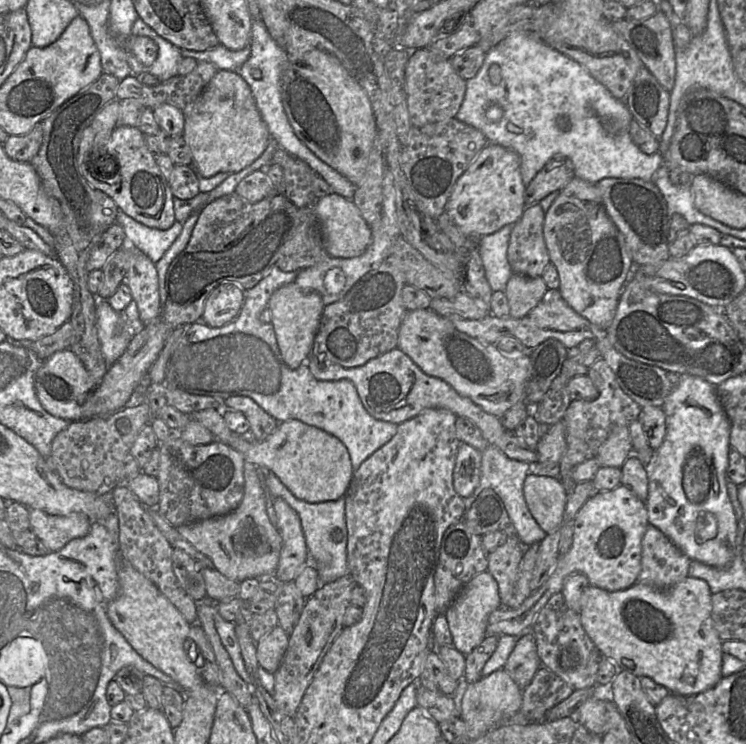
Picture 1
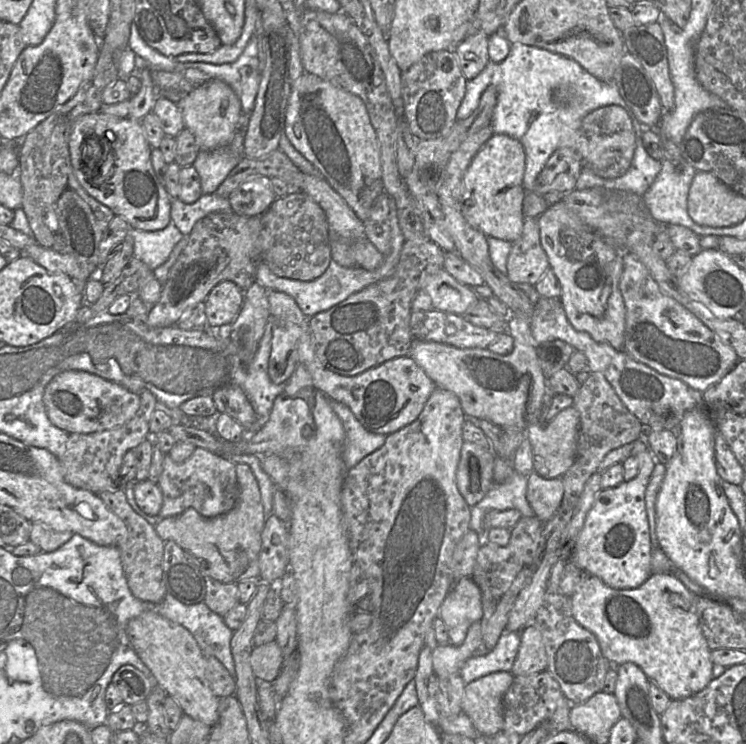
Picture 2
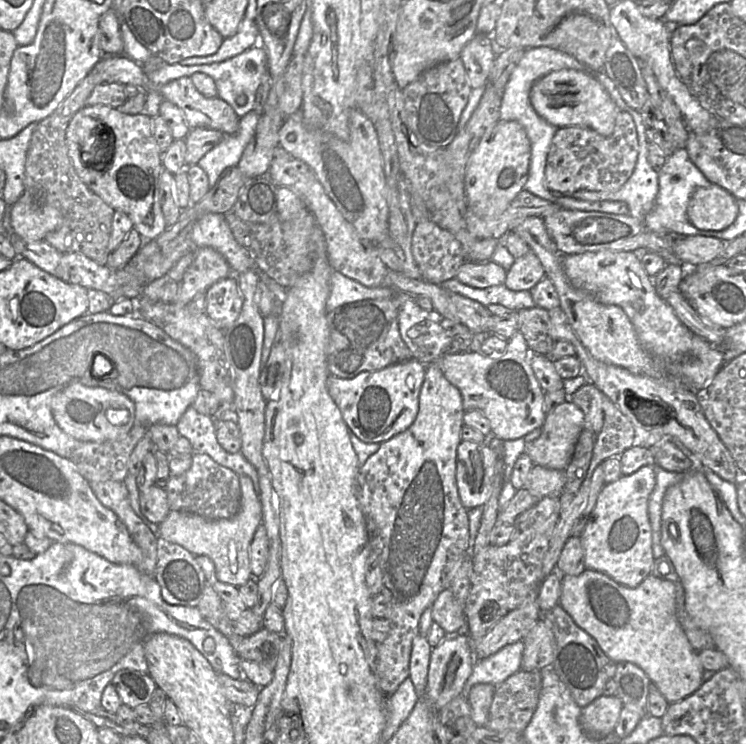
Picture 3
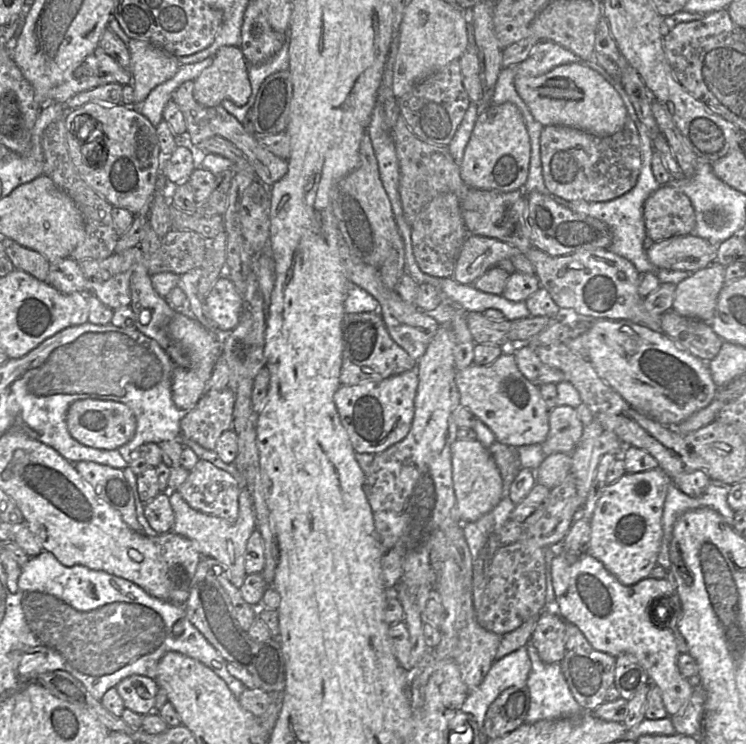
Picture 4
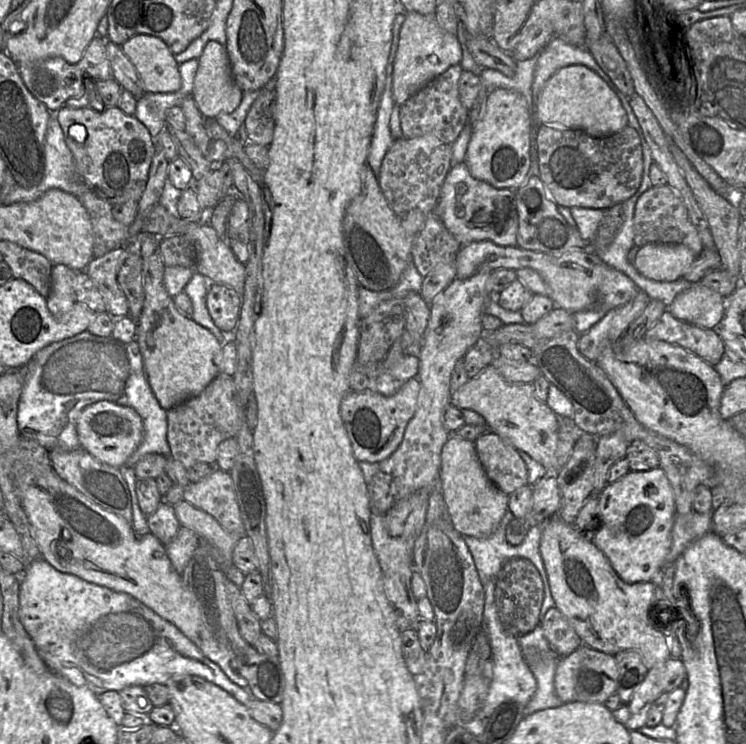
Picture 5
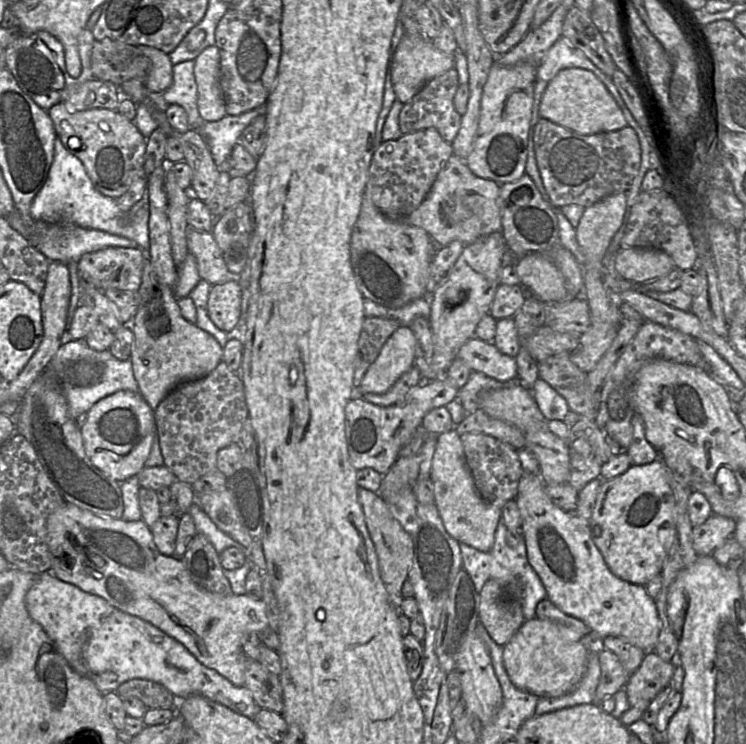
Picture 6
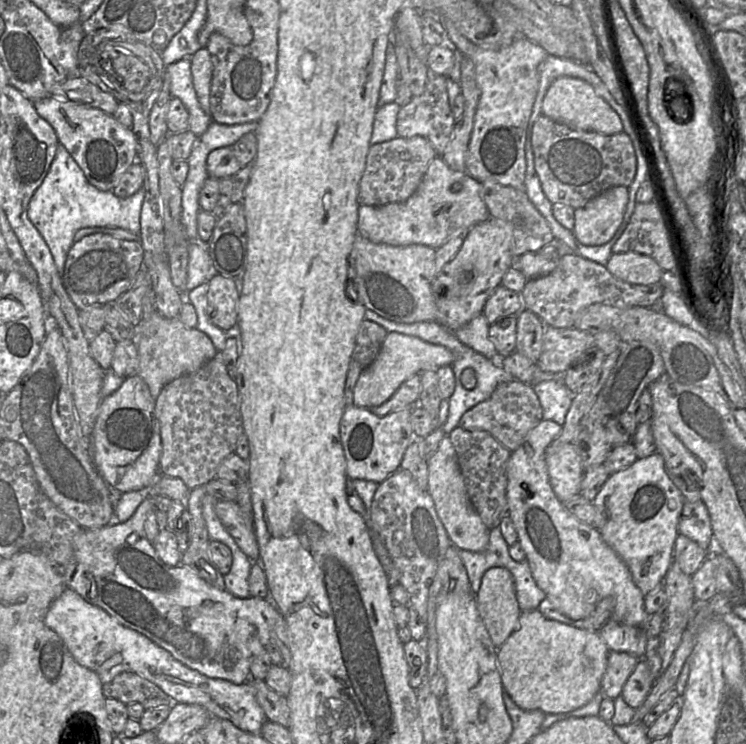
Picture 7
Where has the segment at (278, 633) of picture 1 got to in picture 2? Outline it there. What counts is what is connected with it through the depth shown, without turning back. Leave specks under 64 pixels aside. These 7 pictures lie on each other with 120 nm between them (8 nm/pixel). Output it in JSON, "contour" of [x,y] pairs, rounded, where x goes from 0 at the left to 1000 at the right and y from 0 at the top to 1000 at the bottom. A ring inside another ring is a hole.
{"contour":[[[369,860],[339,870],[334,888],[345,913],[367,917],[375,905],[381,884]]]}

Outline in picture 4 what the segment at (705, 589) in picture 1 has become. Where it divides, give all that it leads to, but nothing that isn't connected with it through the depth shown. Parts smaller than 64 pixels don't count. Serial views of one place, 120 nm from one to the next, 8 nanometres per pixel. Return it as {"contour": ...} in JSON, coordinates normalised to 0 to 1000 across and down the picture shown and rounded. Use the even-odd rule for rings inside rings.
{"contour":[[[787,742],[769,757],[761,757],[752,743],[744,746],[739,755],[739,776],[748,825],[759,836],[773,841],[796,872],[824,884],[832,879],[849,882],[865,901],[871,917],[885,926],[895,962],[910,958],[925,941],[929,922],[912,906],[908,897],[912,878],[903,853],[894,843],[894,832],[882,837],[893,825],[891,813],[901,816],[901,790],[897,782],[893,778],[867,776],[845,788],[834,786],[804,754]]]}

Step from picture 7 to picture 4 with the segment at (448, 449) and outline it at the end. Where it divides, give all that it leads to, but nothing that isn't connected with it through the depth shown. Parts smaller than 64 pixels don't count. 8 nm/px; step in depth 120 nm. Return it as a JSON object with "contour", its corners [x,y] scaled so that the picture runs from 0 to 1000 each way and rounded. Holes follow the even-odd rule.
{"contour":[[[613,590],[605,598],[605,624],[615,699],[619,703],[634,702],[660,687],[674,668],[674,647],[654,603],[639,590]]]}

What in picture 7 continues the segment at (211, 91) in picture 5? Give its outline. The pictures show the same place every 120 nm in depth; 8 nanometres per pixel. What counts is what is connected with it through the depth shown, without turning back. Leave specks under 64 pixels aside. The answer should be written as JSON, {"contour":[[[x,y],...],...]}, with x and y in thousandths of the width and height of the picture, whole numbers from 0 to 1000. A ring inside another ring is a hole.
{"contour":[[[276,63],[263,69],[256,79],[260,118],[271,147],[282,155],[282,124],[286,103],[283,73]]]}

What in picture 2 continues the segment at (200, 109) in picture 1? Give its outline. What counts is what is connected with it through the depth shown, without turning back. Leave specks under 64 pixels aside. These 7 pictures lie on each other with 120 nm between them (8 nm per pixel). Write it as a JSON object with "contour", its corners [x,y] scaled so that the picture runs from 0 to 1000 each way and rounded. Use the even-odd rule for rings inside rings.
{"contour":[[[292,105],[260,114],[237,141],[244,152],[248,173],[260,181],[269,202],[283,202],[308,192],[327,155],[322,132],[304,112]]]}

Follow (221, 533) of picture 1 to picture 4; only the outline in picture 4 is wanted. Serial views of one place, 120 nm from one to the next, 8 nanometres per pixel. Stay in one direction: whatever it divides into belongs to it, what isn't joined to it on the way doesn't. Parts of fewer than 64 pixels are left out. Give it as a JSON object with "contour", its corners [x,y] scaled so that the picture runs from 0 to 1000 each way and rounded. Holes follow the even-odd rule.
{"contour":[[[326,655],[320,667],[320,690],[314,704],[307,704],[295,695],[267,688],[256,683],[240,661],[227,665],[227,673],[233,687],[235,702],[231,715],[256,726],[273,750],[286,750],[295,755],[304,770],[308,782],[319,792],[328,776],[328,741],[336,716],[343,711],[343,695],[339,672],[334,659]]]}

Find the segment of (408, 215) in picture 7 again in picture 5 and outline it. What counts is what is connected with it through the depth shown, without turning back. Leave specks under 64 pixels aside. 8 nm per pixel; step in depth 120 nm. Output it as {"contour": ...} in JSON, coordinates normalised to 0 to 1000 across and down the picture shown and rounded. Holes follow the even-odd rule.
{"contour":[[[625,218],[603,226],[592,247],[583,285],[619,331],[649,323],[670,331],[693,331],[694,286],[690,257],[666,254],[635,239]]]}

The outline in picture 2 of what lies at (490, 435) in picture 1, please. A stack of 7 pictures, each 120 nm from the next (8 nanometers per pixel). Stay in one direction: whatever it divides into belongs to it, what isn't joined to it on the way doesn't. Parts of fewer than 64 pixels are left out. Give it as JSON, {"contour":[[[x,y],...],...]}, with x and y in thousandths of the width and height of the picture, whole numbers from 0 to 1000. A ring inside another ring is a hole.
{"contour":[[[361,390],[363,429],[371,434],[394,434],[405,442],[399,458],[401,488],[416,501],[422,519],[440,535],[466,546],[480,566],[496,581],[521,585],[555,567],[564,556],[584,516],[550,478],[531,480],[477,505],[460,505],[438,496],[425,480],[414,427],[387,397]]]}

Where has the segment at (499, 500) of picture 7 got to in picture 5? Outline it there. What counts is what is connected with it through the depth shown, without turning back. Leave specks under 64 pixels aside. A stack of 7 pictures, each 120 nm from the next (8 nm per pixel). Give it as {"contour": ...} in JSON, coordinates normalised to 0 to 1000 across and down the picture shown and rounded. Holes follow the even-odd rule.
{"contour":[[[658,578],[635,593],[642,620],[655,642],[672,660],[684,665],[708,651],[706,629],[693,603]]]}

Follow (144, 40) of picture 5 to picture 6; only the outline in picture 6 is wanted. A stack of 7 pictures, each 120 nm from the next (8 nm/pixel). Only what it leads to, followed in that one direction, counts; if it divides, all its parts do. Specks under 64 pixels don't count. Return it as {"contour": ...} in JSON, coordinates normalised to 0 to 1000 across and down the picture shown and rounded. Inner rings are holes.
{"contour":[[[186,60],[185,65],[189,73],[202,82],[202,93],[196,102],[193,114],[200,122],[220,124],[232,110],[232,85],[227,73],[197,60]]]}

